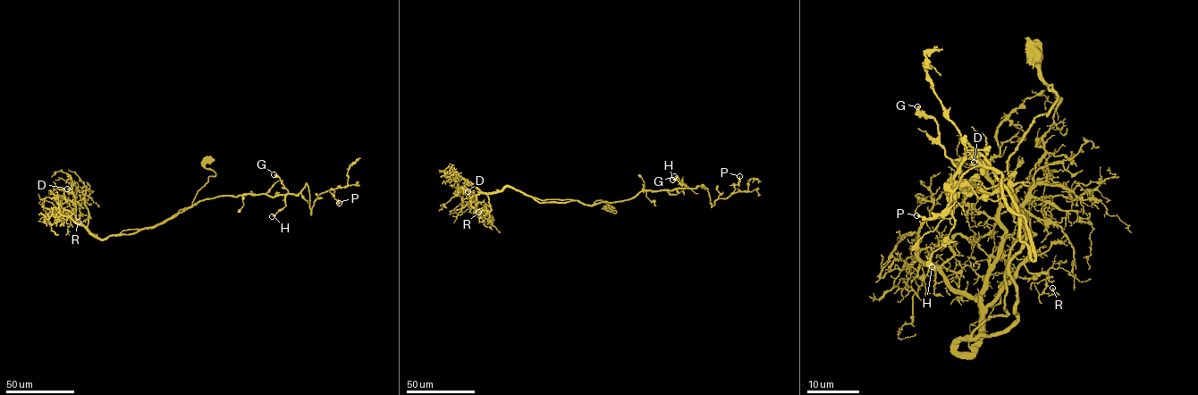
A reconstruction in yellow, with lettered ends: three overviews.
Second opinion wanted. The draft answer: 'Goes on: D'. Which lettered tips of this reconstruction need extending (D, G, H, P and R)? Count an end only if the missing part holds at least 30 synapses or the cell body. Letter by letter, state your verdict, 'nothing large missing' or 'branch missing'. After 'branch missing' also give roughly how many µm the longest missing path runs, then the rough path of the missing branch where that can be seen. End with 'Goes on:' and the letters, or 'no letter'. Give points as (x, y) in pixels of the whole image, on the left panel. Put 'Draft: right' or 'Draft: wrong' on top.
Draft: wrong
D: branch missing; missing 25 µm; course (67, 189), (50, 173)
G: branch missing; missing 20 µm; course (274, 174), (265, 172), (262, 166)
H: nothing large missing
P: nothing large missing
R: nothing large missing
Goes on: D, G

